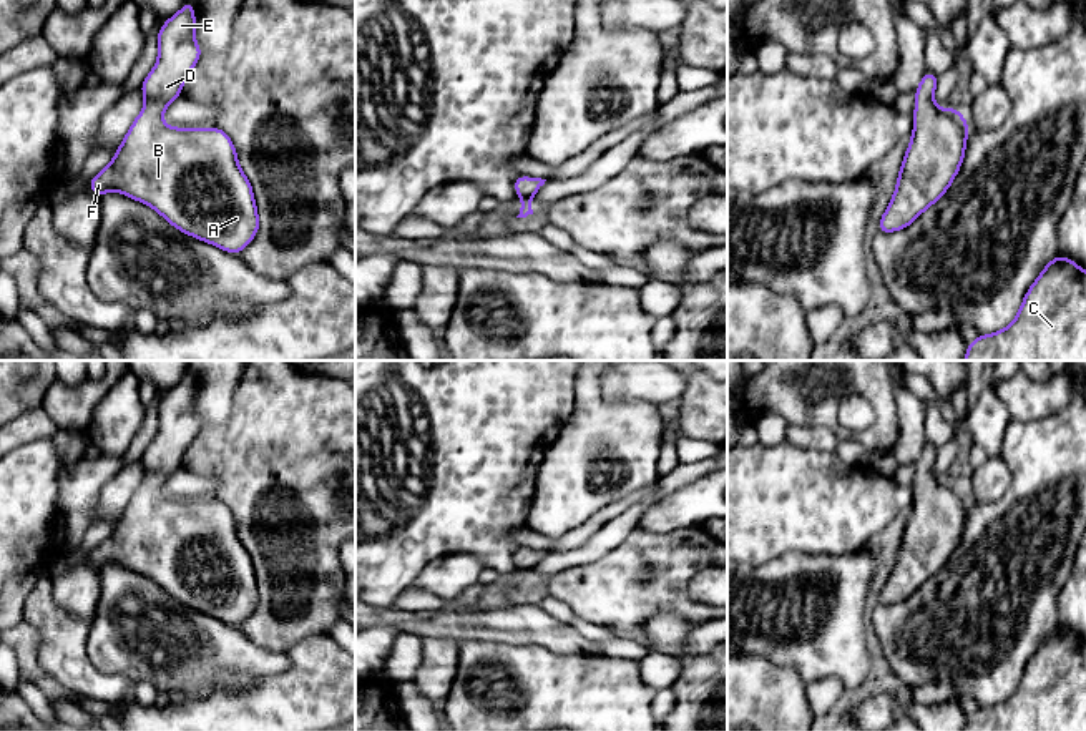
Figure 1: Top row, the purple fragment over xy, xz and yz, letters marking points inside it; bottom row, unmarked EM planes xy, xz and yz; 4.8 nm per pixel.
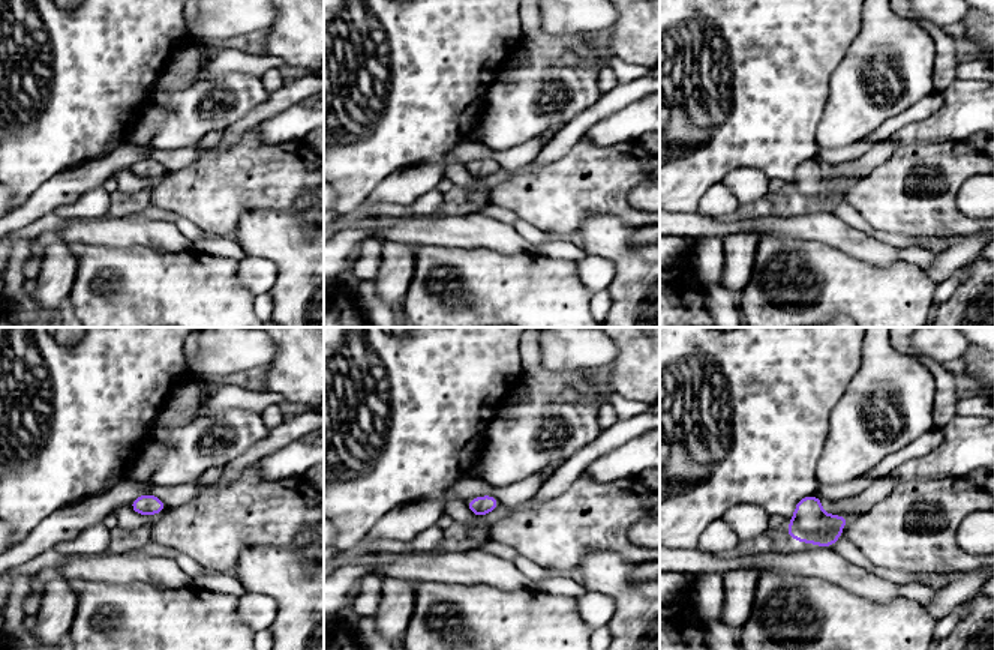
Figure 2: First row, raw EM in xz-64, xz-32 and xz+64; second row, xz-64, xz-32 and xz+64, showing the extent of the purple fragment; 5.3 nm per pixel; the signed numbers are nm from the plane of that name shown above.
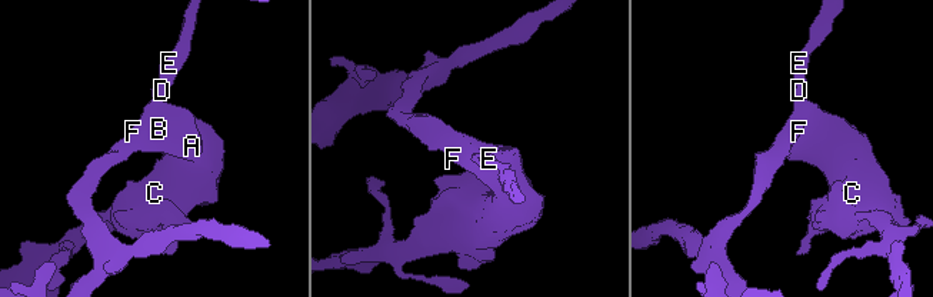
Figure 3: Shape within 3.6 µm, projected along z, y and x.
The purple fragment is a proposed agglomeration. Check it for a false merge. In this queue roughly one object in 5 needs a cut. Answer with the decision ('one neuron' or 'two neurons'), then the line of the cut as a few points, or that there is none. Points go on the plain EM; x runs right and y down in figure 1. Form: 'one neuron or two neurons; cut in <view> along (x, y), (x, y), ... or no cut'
one neuron; no cut

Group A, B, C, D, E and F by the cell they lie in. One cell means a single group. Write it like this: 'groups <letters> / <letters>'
groups A B C D E F

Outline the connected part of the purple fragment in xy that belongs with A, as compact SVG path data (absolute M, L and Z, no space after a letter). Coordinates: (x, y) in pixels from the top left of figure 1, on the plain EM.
M186 372L186 377L159 400L158 434L139 459L144 482L133 493L111 535L88 558L100 570L110 562L123 565L158 583L184 606L239 626L257 606L259 586L252 558L237 535L231 510L218 498L171 500L161 492L203 427L194 412L194 397L194 377Z

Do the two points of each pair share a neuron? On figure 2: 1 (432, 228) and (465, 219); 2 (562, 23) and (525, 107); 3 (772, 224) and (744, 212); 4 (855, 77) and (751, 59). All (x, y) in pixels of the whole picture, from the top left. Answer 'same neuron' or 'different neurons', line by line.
1: same neuron
2: different neurons
3: different neurons
4: different neurons

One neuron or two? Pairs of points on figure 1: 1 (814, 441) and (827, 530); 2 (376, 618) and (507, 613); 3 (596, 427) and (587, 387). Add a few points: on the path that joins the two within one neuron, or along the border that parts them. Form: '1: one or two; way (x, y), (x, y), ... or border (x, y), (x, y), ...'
1: two; border (802, 447), (834, 452)
2: one; way (409, 622), (415, 625), (474, 623)
3: one; way (593, 417), (588, 397)

